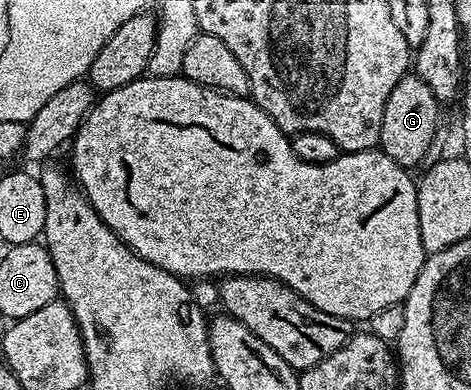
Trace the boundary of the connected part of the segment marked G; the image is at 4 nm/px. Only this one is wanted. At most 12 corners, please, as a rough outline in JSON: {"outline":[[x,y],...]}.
{"outline":[[417,73],[396,81],[378,147],[401,167],[425,164],[440,100]]}

